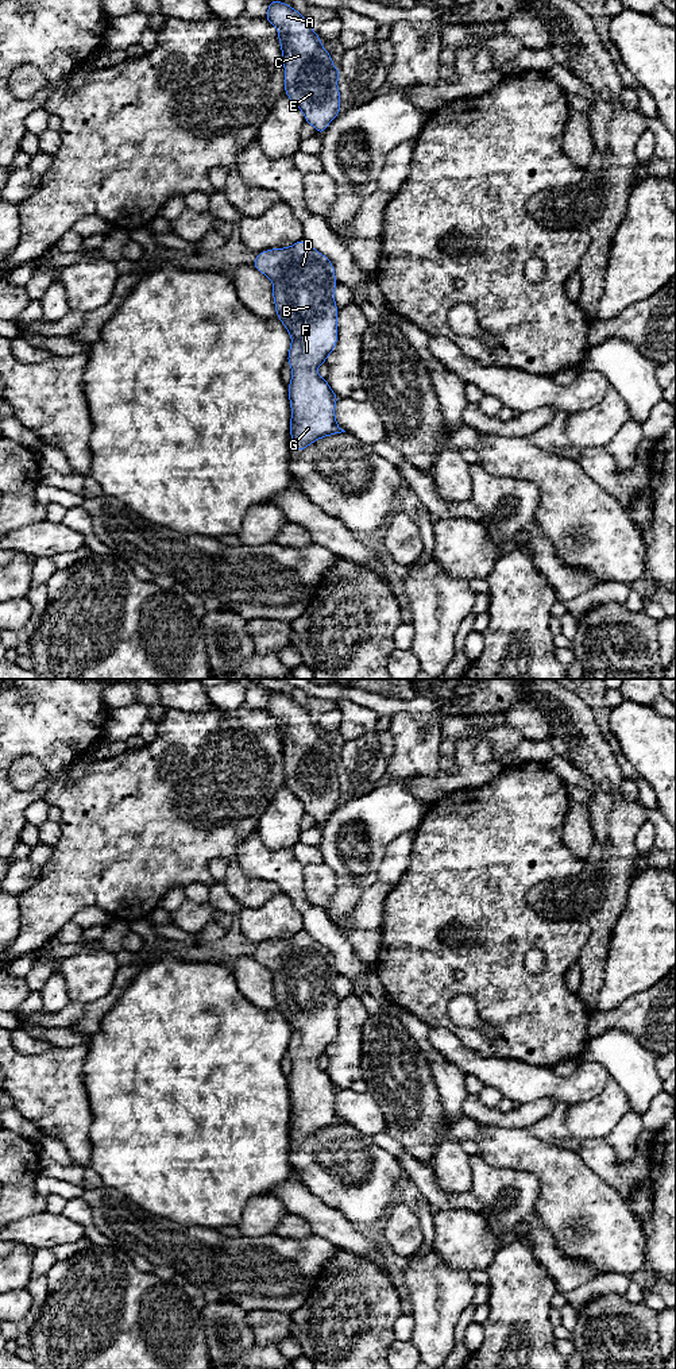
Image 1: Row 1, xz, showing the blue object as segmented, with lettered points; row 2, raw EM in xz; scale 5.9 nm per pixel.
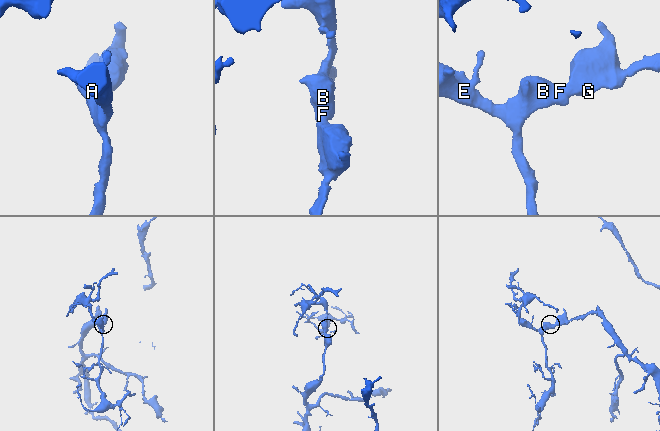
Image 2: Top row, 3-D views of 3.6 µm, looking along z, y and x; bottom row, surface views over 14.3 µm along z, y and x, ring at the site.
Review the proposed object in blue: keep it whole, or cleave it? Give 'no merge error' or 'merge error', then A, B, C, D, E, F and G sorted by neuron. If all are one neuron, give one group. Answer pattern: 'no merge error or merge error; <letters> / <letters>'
no merge error; A B C D E F G

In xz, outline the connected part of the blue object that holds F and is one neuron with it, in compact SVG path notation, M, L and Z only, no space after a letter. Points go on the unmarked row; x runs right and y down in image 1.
M304 930L291 938L260 942L252 956L273 972L275 1007L291 1027L287 1046L293 1063L289 1075L290 1134L291 1139L302 1142L321 1129L345 1123L336 1115L335 1098L339 1088L316 1061L327 1053L337 1034L339 999L335 994L335 979L339 973L332 953Z

